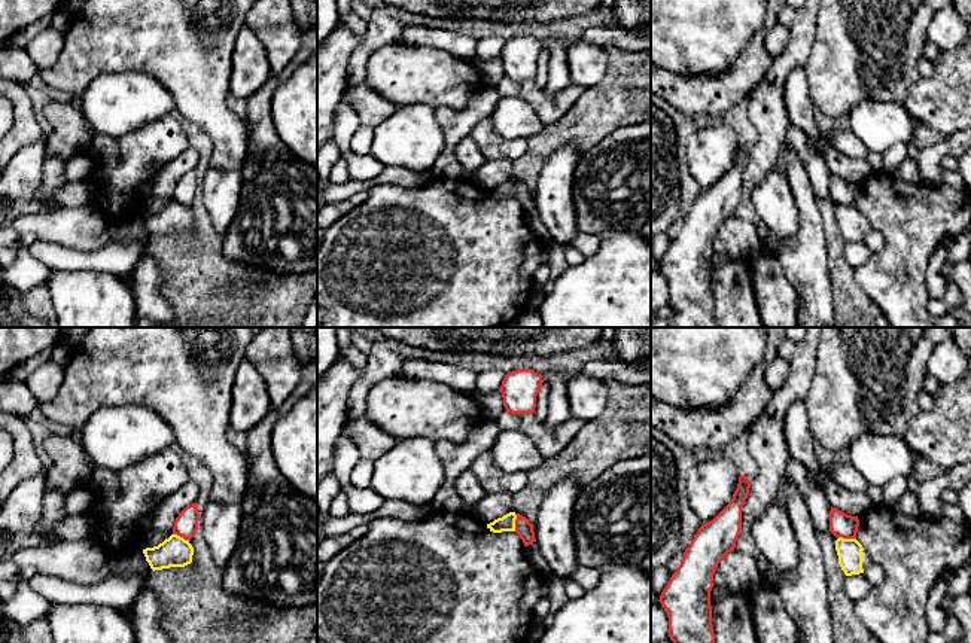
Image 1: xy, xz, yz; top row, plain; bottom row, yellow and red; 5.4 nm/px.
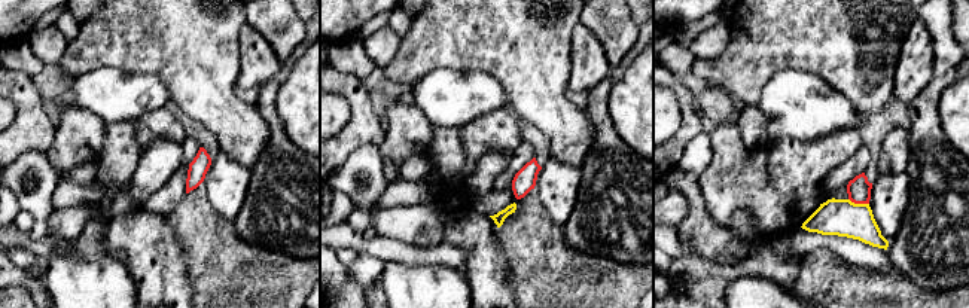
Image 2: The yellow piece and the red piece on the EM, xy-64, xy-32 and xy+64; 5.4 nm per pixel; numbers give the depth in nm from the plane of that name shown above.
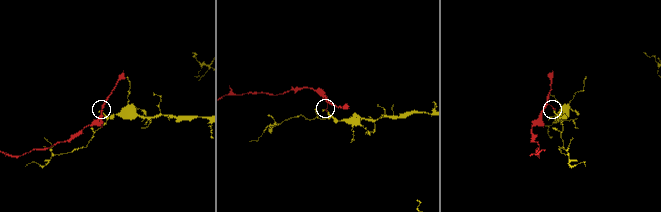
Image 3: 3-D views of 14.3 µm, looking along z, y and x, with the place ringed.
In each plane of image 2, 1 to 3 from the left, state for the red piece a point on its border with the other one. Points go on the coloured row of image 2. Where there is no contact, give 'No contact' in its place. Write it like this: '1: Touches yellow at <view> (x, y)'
1: No contact
2: No contact
3: Touches yellow at xy+64 (859, 204)

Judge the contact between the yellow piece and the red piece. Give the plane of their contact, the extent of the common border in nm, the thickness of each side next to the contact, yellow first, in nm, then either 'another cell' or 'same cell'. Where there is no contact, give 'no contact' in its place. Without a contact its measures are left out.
yz | 100 nm | 140/130 nm | another cell

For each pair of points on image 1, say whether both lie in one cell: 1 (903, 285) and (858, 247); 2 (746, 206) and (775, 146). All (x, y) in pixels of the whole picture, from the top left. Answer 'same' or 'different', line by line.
1: different
2: same

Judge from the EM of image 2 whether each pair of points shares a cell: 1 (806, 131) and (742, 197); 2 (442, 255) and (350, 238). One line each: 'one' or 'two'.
1: two
2: one

